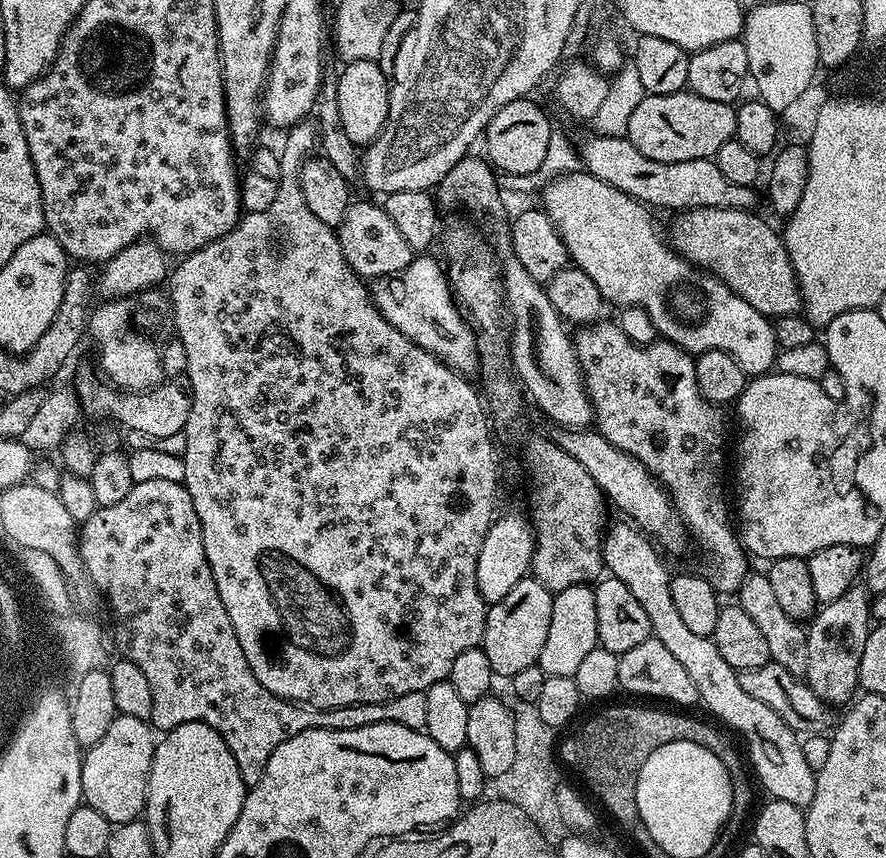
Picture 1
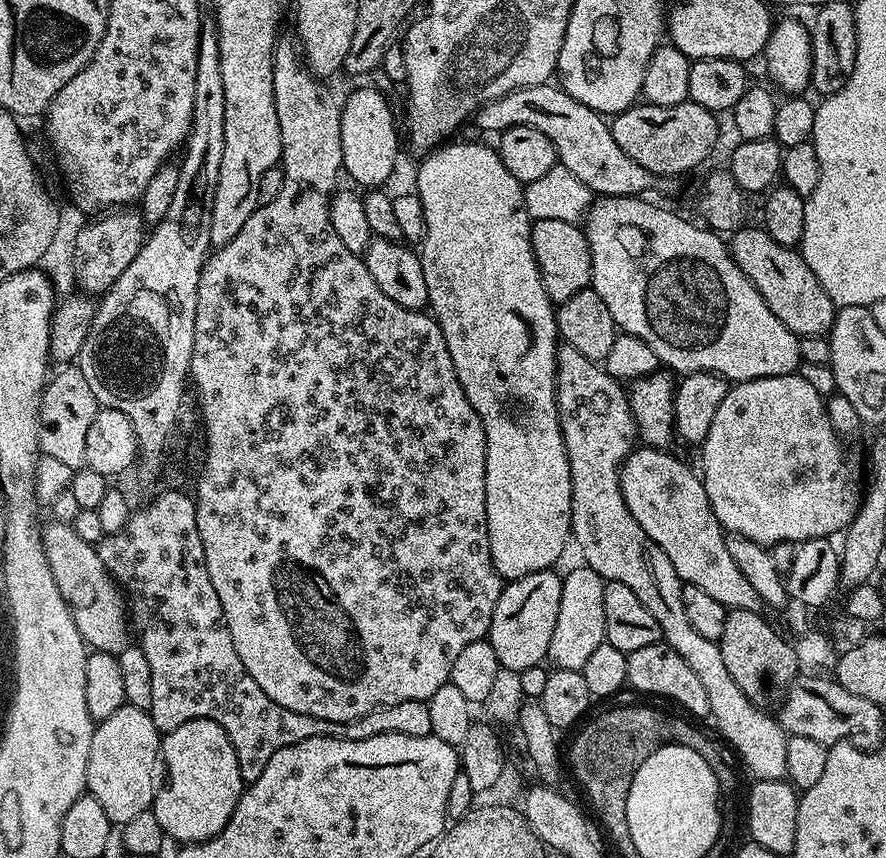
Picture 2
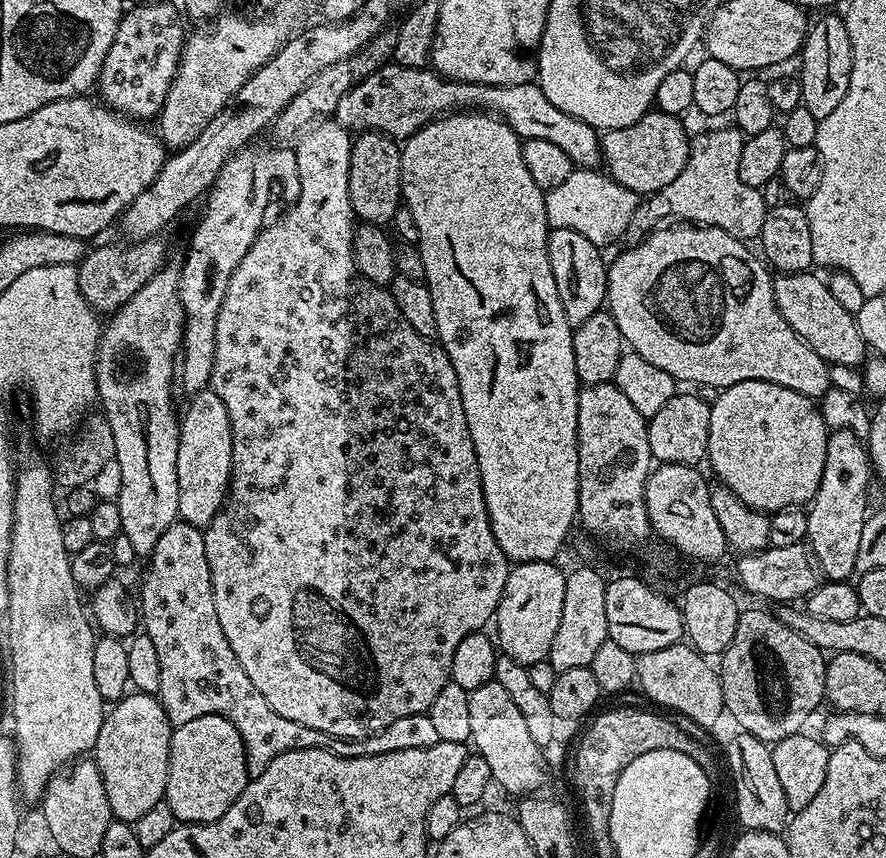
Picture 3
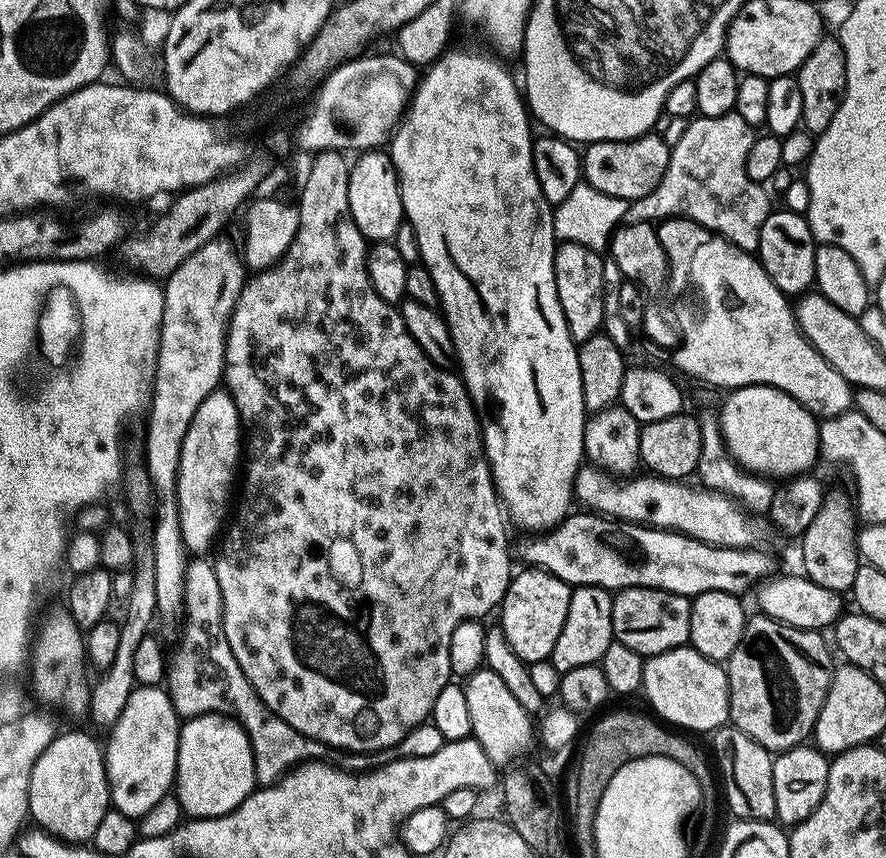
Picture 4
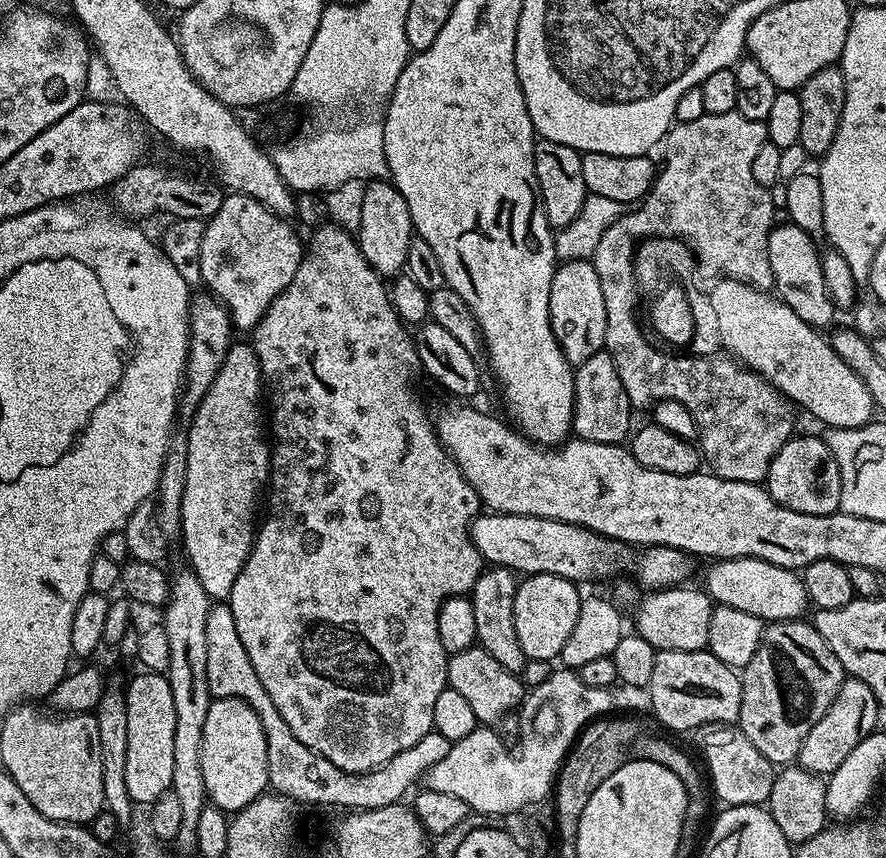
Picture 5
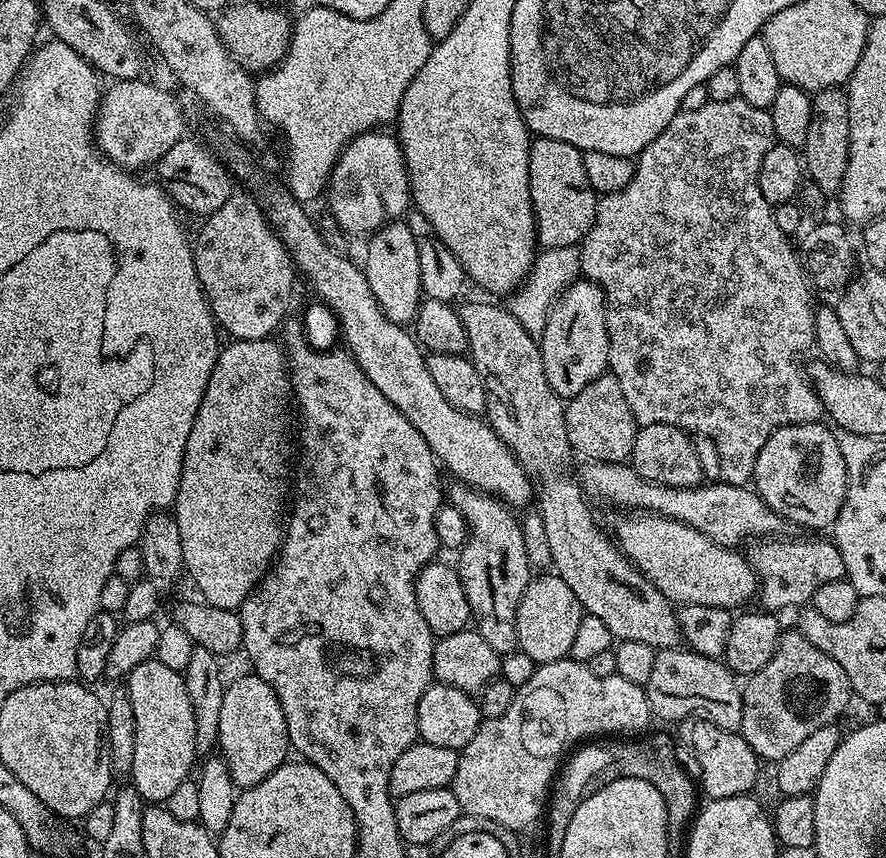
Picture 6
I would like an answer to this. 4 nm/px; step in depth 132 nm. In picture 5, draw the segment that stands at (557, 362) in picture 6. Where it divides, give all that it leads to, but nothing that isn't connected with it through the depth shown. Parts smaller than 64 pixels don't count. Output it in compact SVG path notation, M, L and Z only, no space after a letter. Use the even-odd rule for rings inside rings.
M591 260L563 261L552 275L550 326L562 354L573 366L586 362L590 354L603 349L606 338L606 302L602 298L602 282L598 282L598 270L594 270Z

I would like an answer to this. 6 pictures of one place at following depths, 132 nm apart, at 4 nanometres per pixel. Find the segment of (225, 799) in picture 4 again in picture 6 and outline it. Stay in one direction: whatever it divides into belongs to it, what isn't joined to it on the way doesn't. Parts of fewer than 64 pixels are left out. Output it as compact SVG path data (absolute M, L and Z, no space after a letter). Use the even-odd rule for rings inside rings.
M247 675L227 681L216 731L219 755L226 762L230 778L240 790L253 788L274 774L274 770L281 768L290 756L288 731L280 700L262 677Z

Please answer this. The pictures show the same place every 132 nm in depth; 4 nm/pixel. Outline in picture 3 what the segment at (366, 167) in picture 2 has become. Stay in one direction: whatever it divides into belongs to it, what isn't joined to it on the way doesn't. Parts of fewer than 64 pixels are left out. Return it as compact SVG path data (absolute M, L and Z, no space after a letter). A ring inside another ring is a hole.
M361 132L352 141L348 189L350 202L357 221L384 226L402 206L400 190L401 145L382 132Z

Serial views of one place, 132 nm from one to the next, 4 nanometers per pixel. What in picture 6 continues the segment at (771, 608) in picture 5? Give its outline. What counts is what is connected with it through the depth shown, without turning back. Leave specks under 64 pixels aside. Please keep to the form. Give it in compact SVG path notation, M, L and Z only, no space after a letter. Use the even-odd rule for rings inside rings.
M632 514L614 532L614 540L628 561L651 584L677 605L697 604L740 610L758 592L756 572L747 555L706 538L698 530L677 520L651 514ZM741 607L741 608L740 608ZM740 608L740 609L736 609Z

